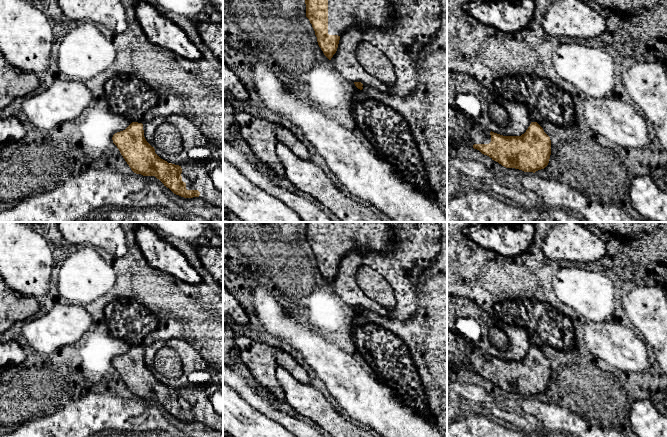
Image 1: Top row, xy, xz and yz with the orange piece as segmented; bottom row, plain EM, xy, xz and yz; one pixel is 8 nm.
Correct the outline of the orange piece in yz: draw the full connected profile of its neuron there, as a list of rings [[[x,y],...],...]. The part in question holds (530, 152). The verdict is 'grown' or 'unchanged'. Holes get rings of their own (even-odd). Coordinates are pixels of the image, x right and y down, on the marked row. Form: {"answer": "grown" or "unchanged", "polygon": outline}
{"answer": "grown", "polygon": [[[447,105],[447,139],[477,149],[506,168],[515,168],[524,172],[535,173],[544,169],[551,155],[550,137],[537,122],[531,122],[521,136],[503,136],[484,128],[460,109],[449,105]]]}

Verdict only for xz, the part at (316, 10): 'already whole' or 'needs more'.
needs more

